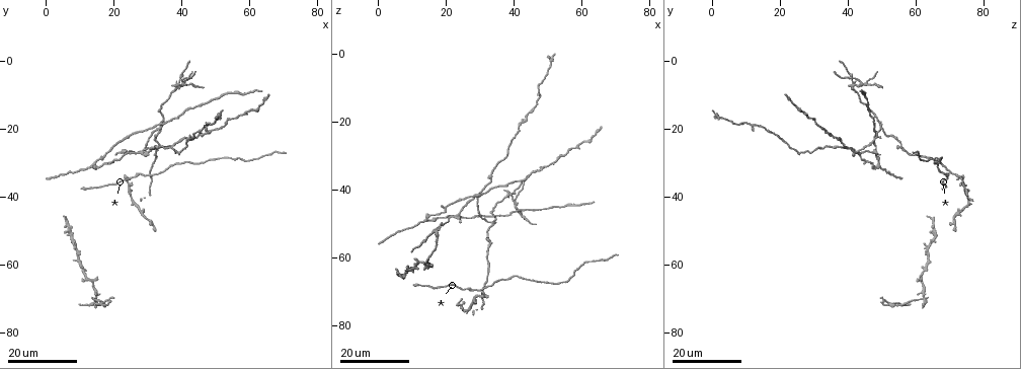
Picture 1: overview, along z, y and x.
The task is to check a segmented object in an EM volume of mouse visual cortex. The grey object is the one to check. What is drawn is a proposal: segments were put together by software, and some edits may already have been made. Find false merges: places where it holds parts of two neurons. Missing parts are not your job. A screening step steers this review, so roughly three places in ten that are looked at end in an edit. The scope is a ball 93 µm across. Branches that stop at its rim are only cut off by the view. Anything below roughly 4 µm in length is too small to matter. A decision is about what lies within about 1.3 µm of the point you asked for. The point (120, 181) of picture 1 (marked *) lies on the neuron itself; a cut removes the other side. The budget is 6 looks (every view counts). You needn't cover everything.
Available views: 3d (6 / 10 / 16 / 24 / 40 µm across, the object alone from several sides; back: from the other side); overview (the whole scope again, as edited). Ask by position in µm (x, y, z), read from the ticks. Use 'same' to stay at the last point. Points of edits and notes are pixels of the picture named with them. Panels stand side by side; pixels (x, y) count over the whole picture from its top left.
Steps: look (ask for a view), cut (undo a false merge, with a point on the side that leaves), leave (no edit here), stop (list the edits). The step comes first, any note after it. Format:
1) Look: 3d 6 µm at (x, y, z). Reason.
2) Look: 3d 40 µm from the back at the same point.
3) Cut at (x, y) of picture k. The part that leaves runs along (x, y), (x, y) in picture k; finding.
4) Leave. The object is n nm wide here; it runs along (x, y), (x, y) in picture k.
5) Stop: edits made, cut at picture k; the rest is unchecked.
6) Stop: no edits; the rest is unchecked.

Look: 3d 24 µm at (30.5, 33.0, 70.0). Three-way junction.

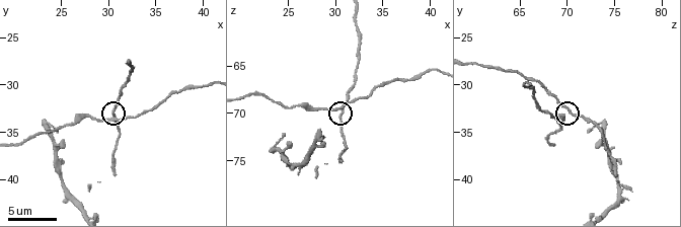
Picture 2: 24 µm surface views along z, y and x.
Look: 3d 6 µm at (30.8, 32.8, 70.6).

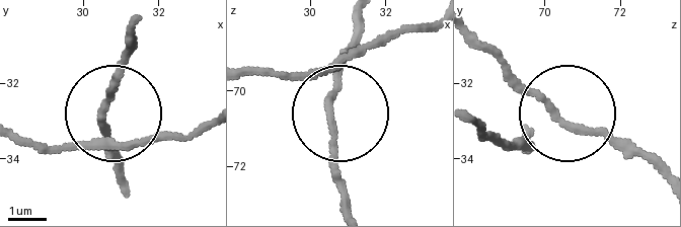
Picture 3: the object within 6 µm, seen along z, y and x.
Leave. It runs along (18, 136), (76, 146), (102, 120), (115, 165) in picture 3; continuous, no second neuron.

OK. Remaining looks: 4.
Look: 3d 16 µm at (16.0, 71.0, 52.5). A fork.

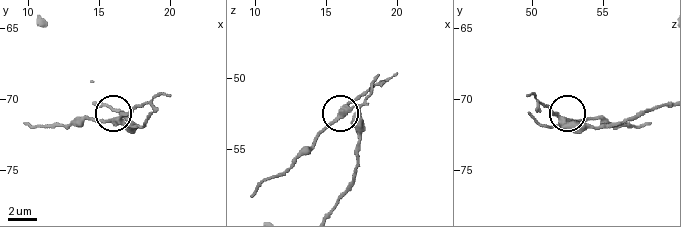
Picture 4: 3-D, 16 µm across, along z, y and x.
Look: 3d 10 µm at (16.4, 71.4, 52.2). Zoom in.

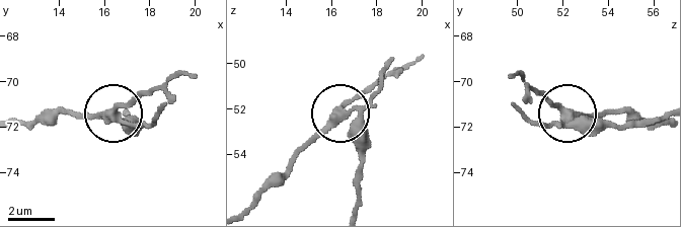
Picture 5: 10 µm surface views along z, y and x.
Look: 3d 6 µm at (16.4, 71.4, 52.1).

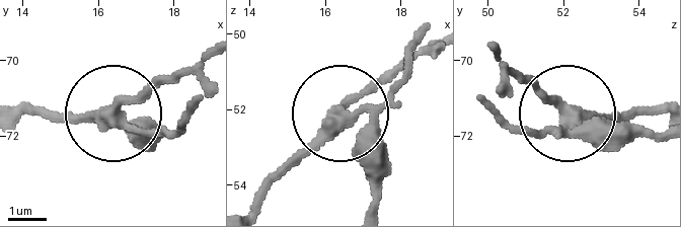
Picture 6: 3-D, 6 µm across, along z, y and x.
Cut at (371, 168) of picture 6. The object is 300 nm wide here; the part that leaves runs along (367, 111), (373, 205) in picture 6; a second neuron is stuck on.

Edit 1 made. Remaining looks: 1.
Stop: edits made, cut at picture 6; the rest is unchecked.

